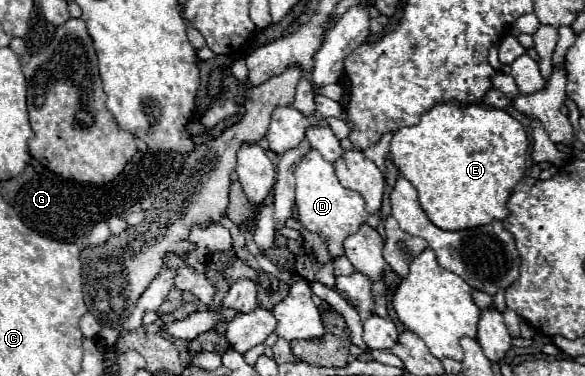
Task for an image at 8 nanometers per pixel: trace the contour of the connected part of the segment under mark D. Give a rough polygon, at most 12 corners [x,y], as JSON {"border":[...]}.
{"border":[[316,149],[294,171],[300,223],[330,255],[368,219]]}

